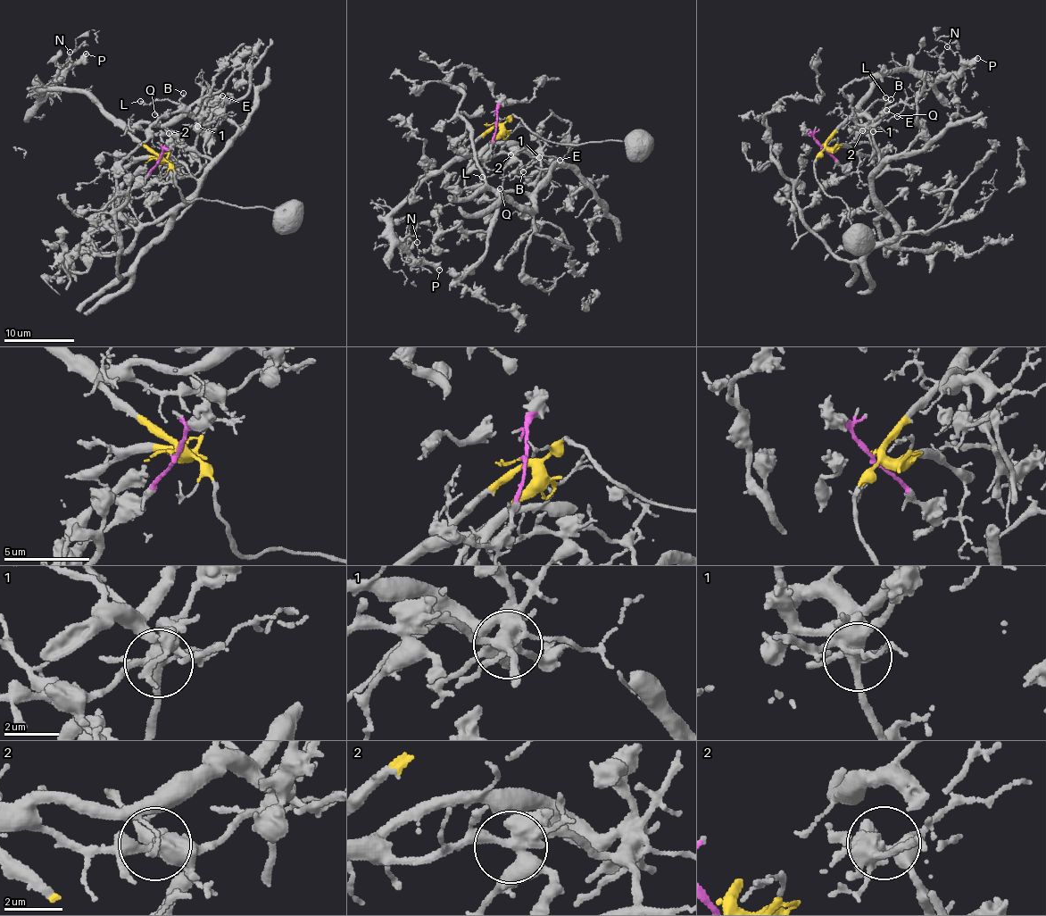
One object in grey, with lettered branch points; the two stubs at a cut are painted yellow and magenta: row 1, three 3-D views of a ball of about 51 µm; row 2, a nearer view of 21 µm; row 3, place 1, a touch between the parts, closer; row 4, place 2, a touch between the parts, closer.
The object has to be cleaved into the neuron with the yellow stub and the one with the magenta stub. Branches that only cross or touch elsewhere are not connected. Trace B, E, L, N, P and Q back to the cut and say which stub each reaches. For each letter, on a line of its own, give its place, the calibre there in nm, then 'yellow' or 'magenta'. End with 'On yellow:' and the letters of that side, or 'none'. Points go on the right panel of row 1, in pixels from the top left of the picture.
B: (891, 99) | 150 nm | yellow
E: (886, 110) | 360 nm | magenta
L: (885, 97) | 200 nm | yellow
N: (947, 46) | 70 nm | yellow
P: (977, 58) | 420 nm | yellow
Q: (897, 116) | 100 nm | yellow
On yellow: B, L, N, P, Q

